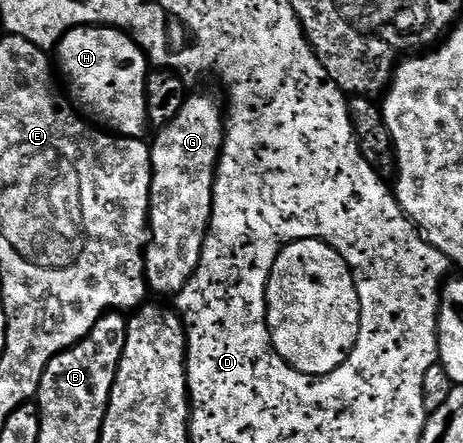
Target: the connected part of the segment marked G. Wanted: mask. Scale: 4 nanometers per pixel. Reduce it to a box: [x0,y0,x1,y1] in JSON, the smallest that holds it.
[146,95,226,297]

